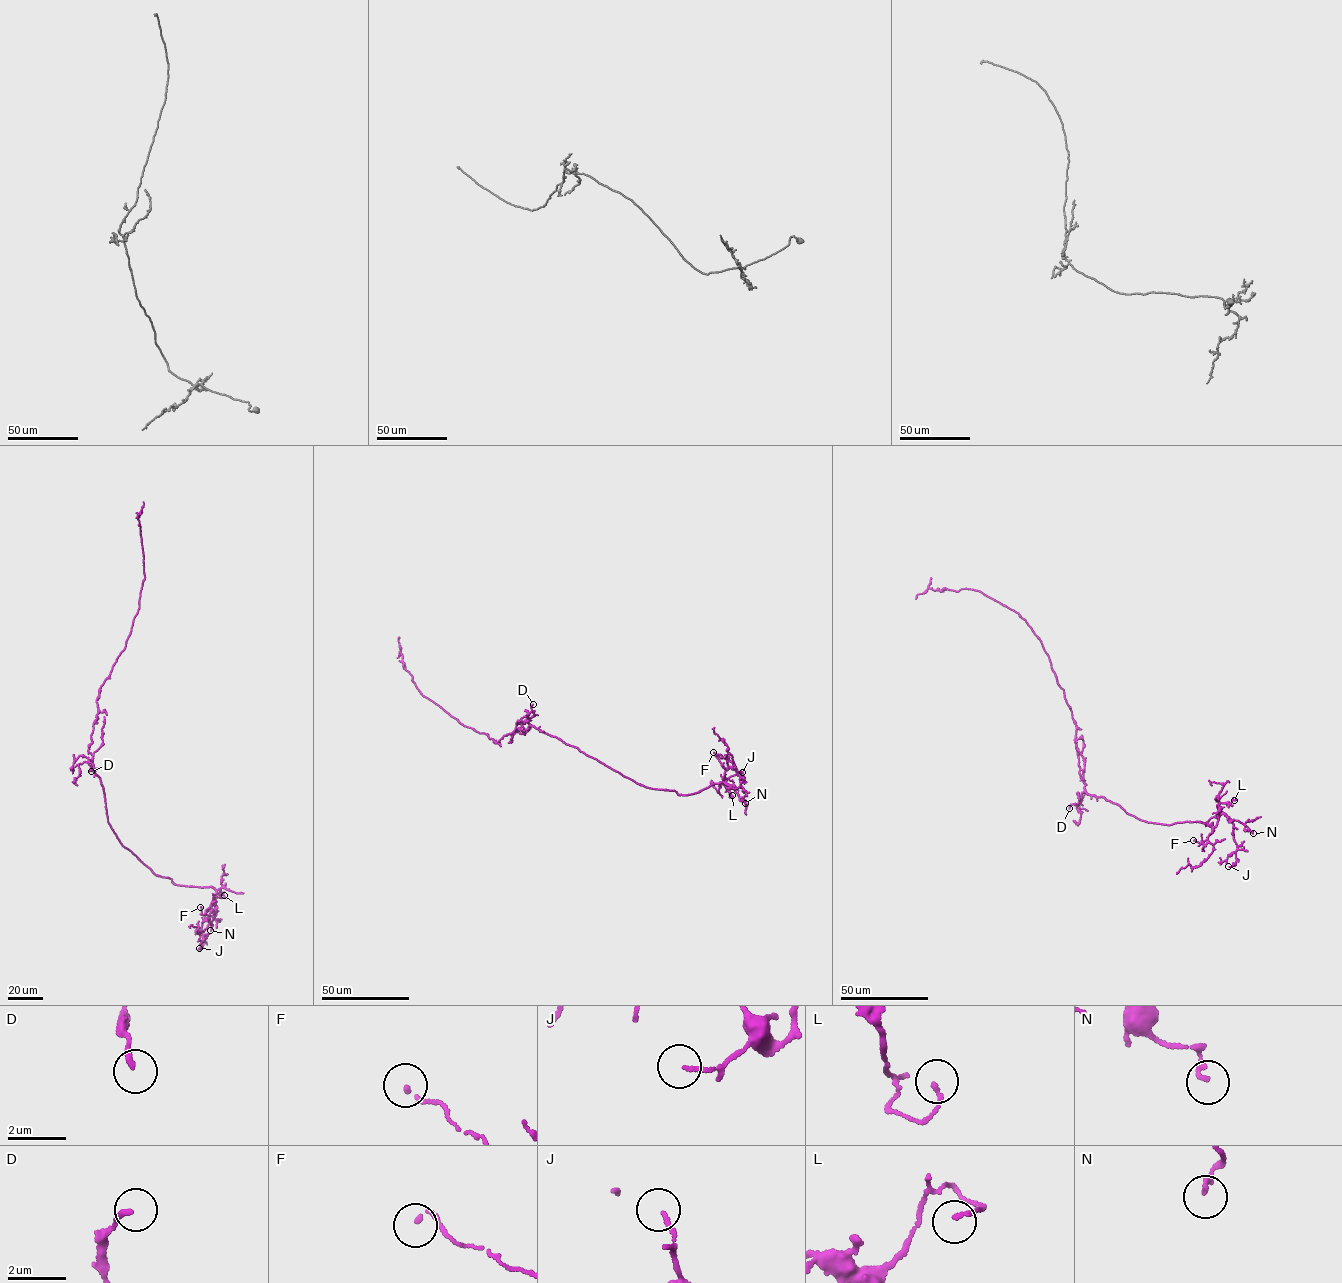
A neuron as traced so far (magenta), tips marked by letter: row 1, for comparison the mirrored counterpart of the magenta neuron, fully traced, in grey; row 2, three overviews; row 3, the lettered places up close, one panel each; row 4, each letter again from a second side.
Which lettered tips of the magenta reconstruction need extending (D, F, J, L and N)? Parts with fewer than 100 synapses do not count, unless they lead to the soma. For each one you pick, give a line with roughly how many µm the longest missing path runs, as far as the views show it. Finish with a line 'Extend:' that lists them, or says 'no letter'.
Extend: no letter

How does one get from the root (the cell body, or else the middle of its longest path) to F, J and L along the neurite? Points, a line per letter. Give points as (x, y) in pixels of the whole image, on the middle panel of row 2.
F: (534, 727), (635, 782), (682, 795), (699, 792), (723, 781), (727, 760), (713, 752)
J: (534, 727), (651, 788), (688, 795), (723, 781), (734, 789), (731, 788), (737, 788), (744, 781), (742, 772)
L: (534, 727), (651, 788), (688, 795), (722, 781), (729, 797), (732, 795)

